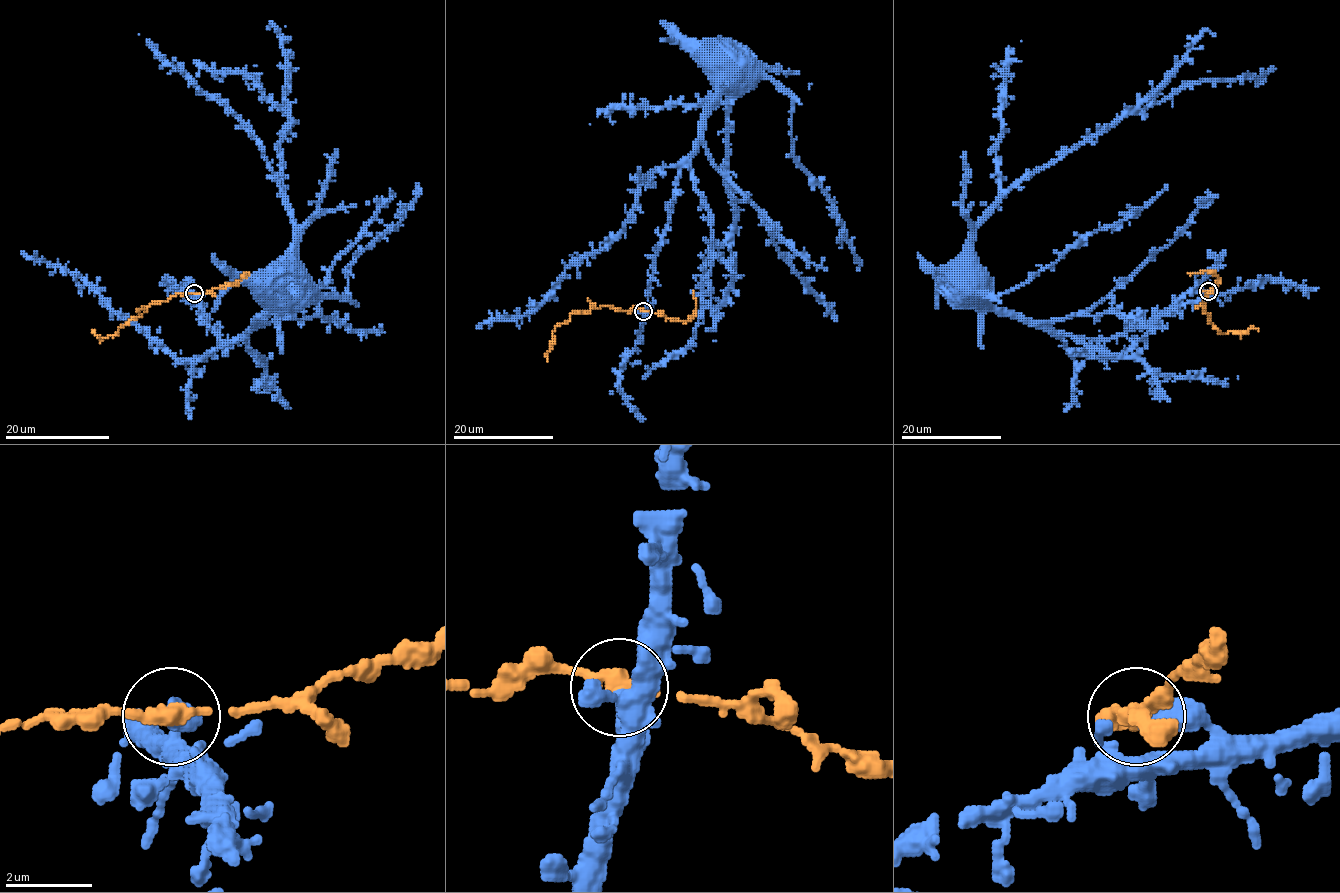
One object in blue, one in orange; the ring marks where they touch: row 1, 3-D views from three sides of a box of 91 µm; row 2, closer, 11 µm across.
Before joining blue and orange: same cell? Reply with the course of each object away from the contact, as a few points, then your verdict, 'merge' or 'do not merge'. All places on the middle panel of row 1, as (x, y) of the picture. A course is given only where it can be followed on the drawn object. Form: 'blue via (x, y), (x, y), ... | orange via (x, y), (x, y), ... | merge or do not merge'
blue via (643, 311), (680, 164), (739, 76), (734, 226), (704, 282), (695, 336), (642, 378) | orange via (643, 311), (638, 309), (624, 311), (604, 305), (573, 312), (567, 321), (554, 328), (546, 360) | do not merge

